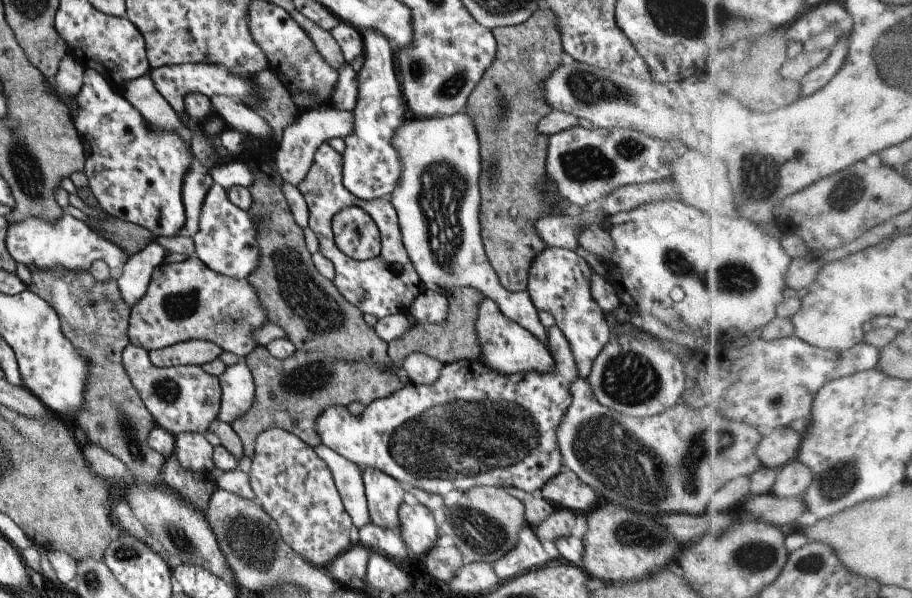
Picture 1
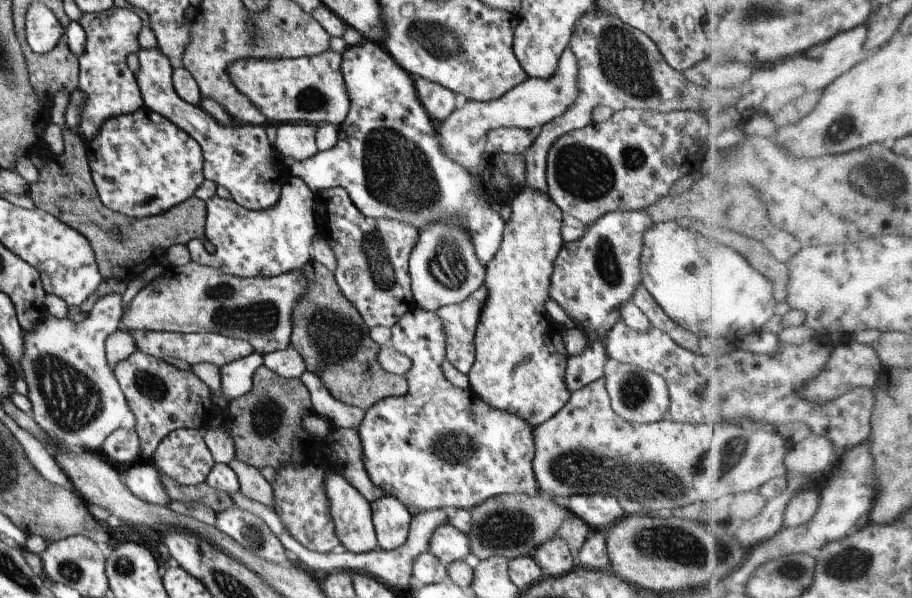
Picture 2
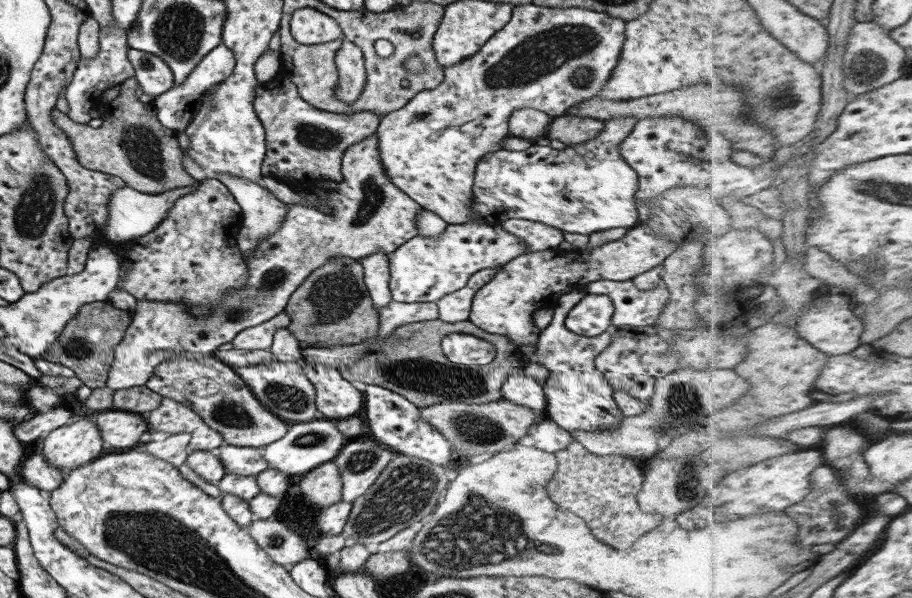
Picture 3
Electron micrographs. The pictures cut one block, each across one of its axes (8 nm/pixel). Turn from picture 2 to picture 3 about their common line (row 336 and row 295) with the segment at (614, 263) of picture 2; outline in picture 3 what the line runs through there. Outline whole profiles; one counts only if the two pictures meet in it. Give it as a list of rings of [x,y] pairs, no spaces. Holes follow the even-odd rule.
[[[588,293],[568,313],[565,320],[566,328],[574,334],[598,336],[612,326],[614,309],[611,297]]]

